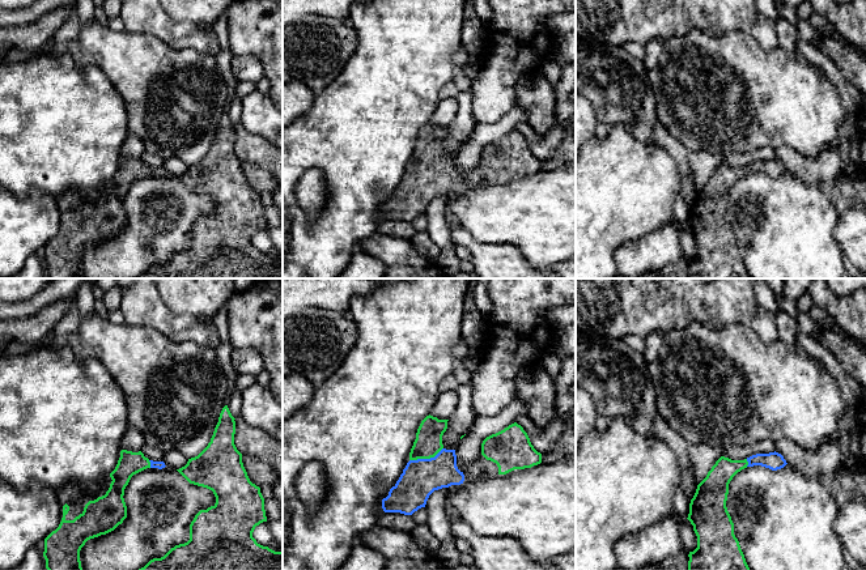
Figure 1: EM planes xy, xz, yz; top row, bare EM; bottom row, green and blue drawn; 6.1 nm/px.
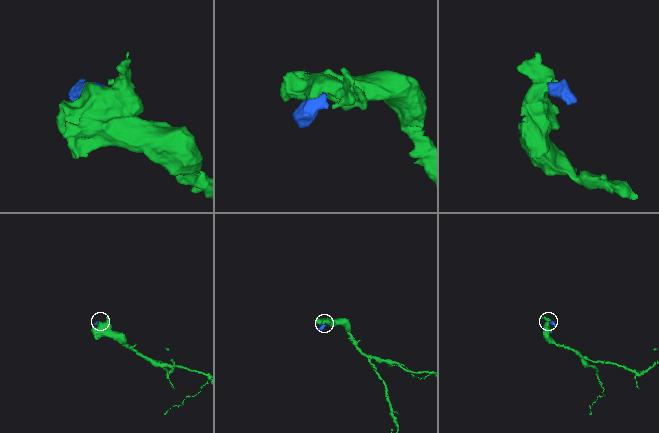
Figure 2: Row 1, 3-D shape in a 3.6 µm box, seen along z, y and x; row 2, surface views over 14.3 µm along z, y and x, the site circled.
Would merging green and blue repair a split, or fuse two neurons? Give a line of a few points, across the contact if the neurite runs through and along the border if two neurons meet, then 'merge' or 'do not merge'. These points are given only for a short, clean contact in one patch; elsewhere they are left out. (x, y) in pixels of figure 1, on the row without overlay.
line xz (428, 150), (425, 165), (425, 179), (420, 184); merge

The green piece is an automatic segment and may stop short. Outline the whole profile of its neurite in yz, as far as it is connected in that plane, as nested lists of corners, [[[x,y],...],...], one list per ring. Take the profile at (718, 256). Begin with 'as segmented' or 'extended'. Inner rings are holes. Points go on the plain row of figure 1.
extended; [[[776,158],[756,161],[744,167],[721,163],[716,169],[697,192],[689,210],[687,226],[697,243],[697,255],[688,261],[688,278],[751,278],[726,214],[729,191],[747,174],[761,173],[777,178],[786,171],[784,163]]]

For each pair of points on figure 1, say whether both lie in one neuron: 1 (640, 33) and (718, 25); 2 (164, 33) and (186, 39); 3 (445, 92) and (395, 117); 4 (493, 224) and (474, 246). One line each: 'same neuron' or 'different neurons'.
1: same neuron
2: same neuron
3: different neurons
4: different neurons

